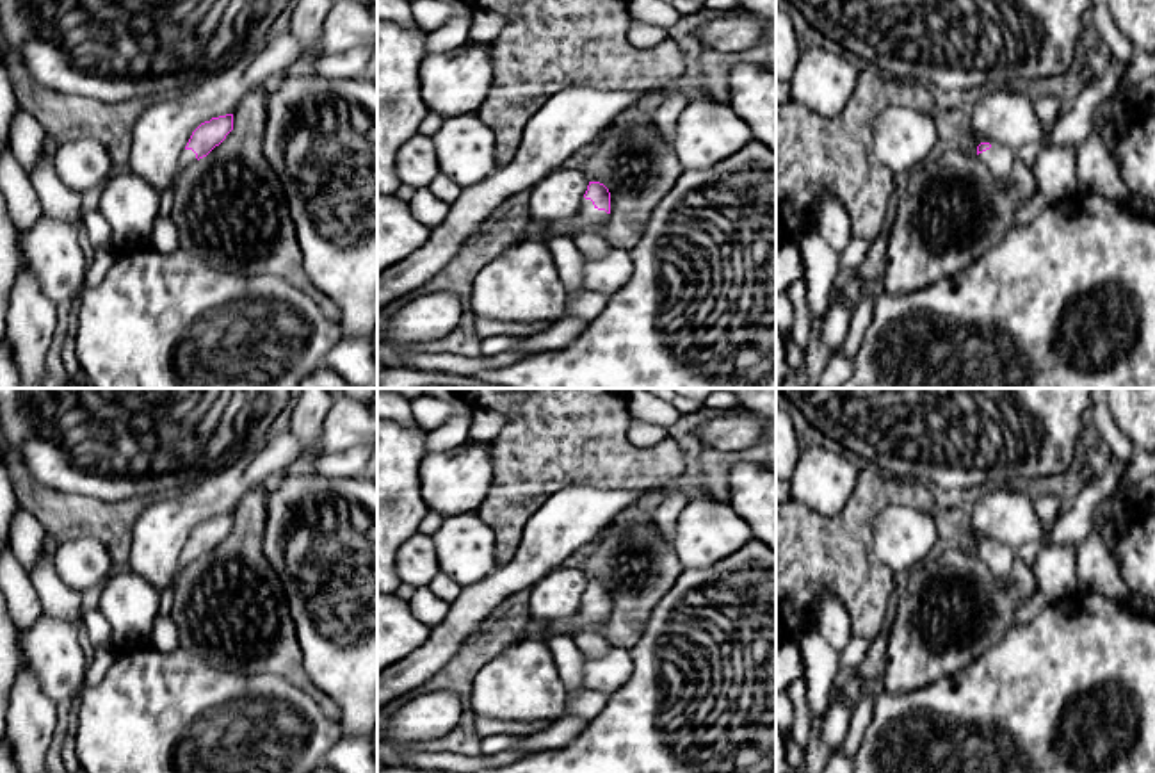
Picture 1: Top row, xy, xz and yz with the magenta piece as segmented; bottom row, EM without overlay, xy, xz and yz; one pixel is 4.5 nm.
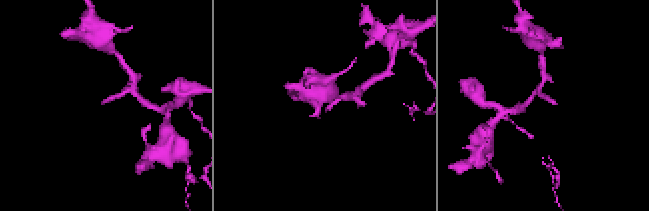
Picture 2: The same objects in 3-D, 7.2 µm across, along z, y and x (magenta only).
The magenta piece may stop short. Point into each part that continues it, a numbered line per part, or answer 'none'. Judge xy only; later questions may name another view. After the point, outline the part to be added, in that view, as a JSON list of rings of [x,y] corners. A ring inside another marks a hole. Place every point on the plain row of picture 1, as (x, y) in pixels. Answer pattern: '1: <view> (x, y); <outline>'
1: xy (187, 556); [[[183,549],[182,550],[182,556],[180,556],[180,568],[178,568],[178,574],[190,563],[194,563],[198,557],[196,557],[196,552],[192,549]]]

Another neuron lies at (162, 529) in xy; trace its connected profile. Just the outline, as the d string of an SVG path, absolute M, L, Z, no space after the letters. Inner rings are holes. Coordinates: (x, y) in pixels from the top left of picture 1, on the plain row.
M272 431L254 451L219 465L189 488L160 495L133 522L128 568L164 593L178 575L180 556L192 531L212 517L233 513L237 504L303 452L290 431Z

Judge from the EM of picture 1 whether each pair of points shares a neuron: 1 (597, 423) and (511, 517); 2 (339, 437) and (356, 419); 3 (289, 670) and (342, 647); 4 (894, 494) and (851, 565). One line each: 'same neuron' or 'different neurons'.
1: same neuron
2: same neuron
3: different neurons
4: same neuron

